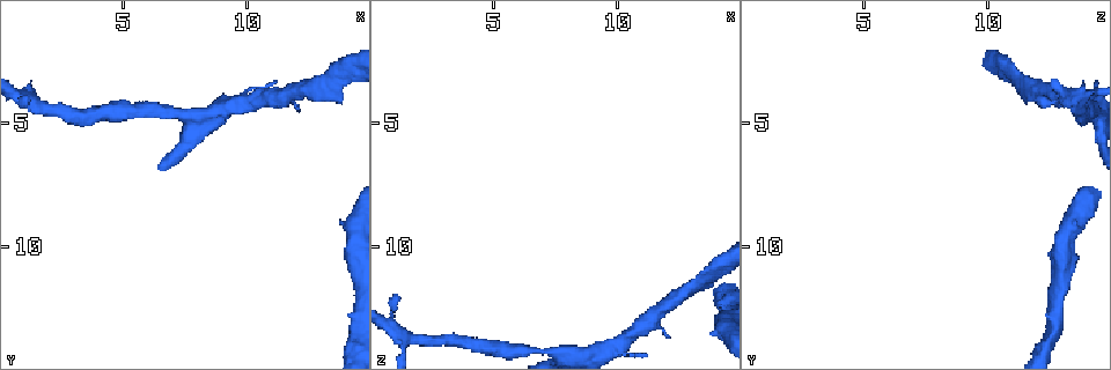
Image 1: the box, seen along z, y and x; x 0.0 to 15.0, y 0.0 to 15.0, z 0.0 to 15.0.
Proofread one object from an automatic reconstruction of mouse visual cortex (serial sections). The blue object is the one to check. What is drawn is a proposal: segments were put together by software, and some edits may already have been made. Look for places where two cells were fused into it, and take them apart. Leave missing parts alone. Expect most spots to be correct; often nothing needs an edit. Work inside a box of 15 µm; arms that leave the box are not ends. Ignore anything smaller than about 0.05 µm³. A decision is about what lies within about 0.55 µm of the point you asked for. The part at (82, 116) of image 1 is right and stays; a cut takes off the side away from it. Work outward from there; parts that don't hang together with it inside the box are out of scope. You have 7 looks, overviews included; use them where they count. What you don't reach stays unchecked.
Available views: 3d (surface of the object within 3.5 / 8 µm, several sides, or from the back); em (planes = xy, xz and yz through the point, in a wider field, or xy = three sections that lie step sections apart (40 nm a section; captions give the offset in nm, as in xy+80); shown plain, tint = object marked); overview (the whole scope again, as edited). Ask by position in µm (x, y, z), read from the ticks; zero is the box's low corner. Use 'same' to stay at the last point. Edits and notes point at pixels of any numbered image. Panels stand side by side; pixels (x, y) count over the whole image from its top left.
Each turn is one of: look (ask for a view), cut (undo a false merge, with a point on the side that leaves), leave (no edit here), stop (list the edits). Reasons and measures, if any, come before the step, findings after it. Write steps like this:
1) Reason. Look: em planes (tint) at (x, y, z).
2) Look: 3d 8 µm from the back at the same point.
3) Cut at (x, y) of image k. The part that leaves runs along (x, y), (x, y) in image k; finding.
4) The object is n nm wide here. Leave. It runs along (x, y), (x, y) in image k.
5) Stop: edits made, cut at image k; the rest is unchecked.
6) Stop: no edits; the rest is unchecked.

Thin neck. Look: 3d 3.5 µm at (7.8, 4.8, 14.3).

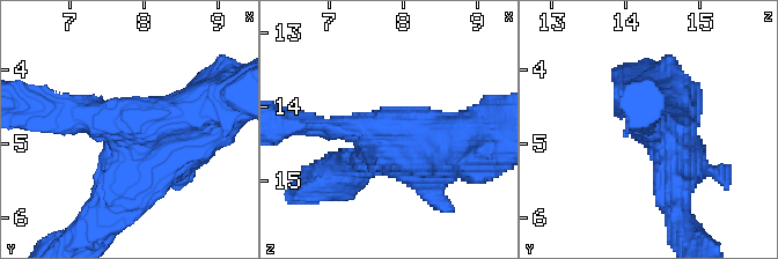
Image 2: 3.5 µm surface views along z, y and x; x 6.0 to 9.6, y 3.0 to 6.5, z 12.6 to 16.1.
Look: em xy step 1 (tint) at (7.75, 4.80, 14.35).

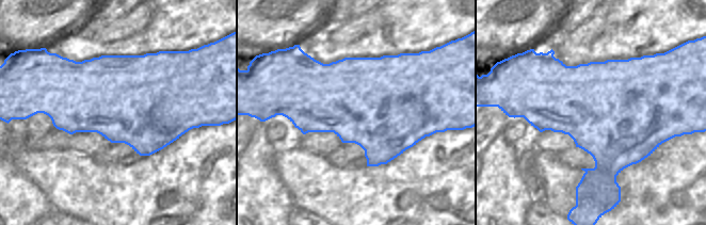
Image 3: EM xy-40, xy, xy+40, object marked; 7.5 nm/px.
Another direction. Look: em xy step 2 (tint) at the same point.

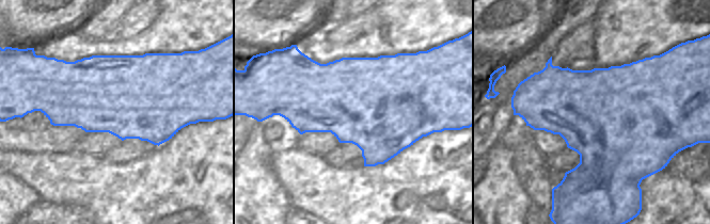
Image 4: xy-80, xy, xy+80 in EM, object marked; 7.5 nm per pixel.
Leave. All the same cell.

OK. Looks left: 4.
Branch point. Look: 3d 3.5 µm at (1.4, 4.3, 13.7).

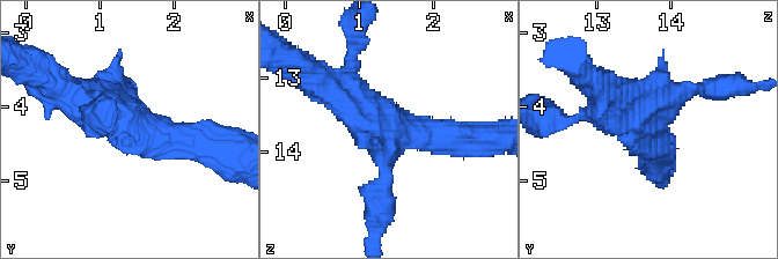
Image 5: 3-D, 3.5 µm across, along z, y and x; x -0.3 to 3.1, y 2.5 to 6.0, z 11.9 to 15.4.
Look: em xy step 5 (tint) at (1.50, 4.25, 13.65).

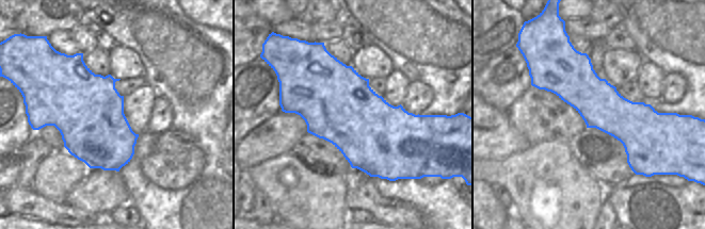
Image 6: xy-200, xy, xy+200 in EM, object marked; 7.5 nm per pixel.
The object is 550 nm wide here. Leave. It runs along (208, 147), (76, 101) in image 5; one cell here.

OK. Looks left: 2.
Stop: no edits; the rest is unchecked.

